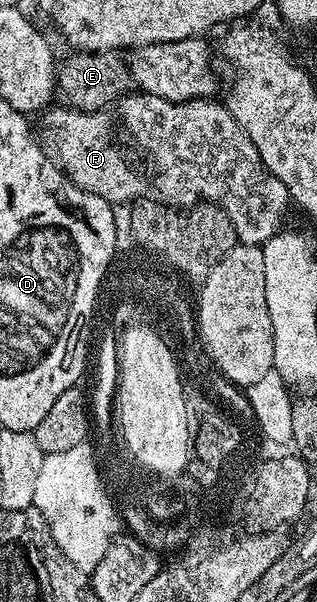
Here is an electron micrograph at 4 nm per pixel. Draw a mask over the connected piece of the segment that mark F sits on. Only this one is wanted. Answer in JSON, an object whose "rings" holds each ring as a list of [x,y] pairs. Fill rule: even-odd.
{"rings":[[[141,90],[131,91],[125,96],[119,96],[117,101],[110,105],[109,108],[98,108],[94,112],[88,112],[80,108],[72,108],[69,106],[61,106],[62,108],[54,108],[50,106],[41,113],[42,116],[42,132],[40,128],[40,140],[43,145],[52,153],[55,160],[58,161],[58,167],[66,173],[66,176],[76,186],[80,186],[84,190],[92,190],[94,194],[100,198],[104,198],[112,206],[118,204],[129,205],[131,202],[137,202],[143,198],[158,198],[161,203],[166,206],[177,206],[182,210],[193,209],[199,202],[209,202],[217,204],[223,208],[231,221],[234,223],[234,230],[238,235],[239,241],[243,244],[264,245],[268,242],[268,238],[272,238],[283,227],[282,215],[286,212],[286,207],[291,207],[290,192],[284,186],[284,182],[280,182],[280,178],[276,178],[270,173],[264,165],[260,154],[256,150],[256,146],[252,142],[252,138],[248,138],[248,134],[236,122],[236,118],[232,118],[232,114],[227,110],[225,103],[219,102],[217,99],[207,98],[204,100],[189,100],[188,102],[168,102],[159,96],[148,96]],[[170,184],[170,192],[166,192],[161,196],[161,192]]]}

